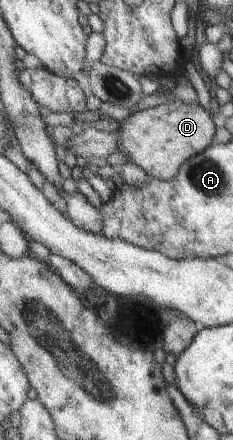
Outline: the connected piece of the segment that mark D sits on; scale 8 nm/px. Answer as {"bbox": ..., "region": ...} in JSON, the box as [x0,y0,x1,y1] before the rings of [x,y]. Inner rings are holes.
{"bbox":[116,99,216,180],"region":[[[177,99],[165,101],[151,109],[135,111],[121,123],[116,133],[119,139],[118,151],[125,157],[131,157],[130,166],[135,163],[155,179],[171,180],[187,159],[205,151],[211,145],[216,126],[209,110],[205,110],[199,103],[192,105]]]}

